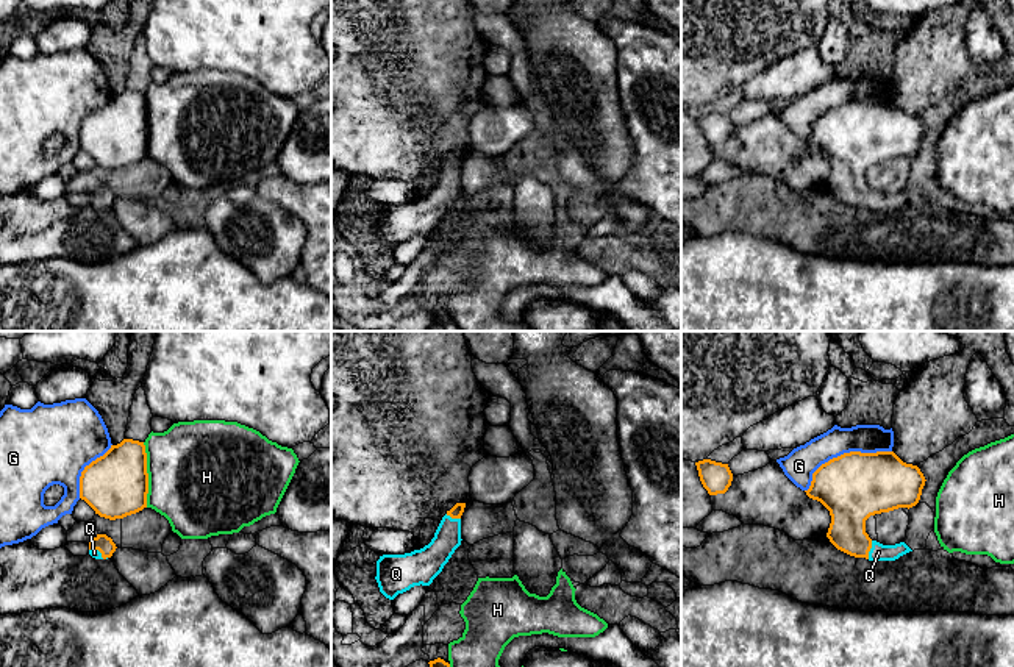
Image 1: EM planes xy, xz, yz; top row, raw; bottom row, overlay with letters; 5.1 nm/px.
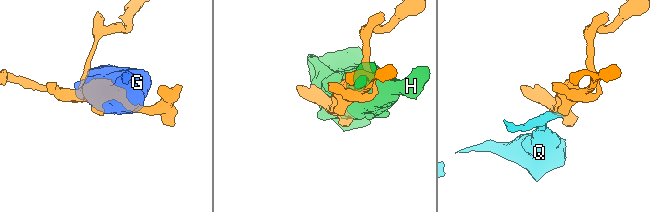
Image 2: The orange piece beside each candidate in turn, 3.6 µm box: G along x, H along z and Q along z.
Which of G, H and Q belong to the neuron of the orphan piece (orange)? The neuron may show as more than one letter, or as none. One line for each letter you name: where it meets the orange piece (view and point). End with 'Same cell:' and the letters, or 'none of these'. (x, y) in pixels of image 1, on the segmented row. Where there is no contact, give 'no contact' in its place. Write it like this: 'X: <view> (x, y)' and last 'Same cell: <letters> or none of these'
Q: yz (869, 550)
Same cell: Q

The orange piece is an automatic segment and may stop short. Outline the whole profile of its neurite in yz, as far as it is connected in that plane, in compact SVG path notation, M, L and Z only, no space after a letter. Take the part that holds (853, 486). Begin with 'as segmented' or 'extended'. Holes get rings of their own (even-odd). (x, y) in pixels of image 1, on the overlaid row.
extended | M850 451L822 464L812 473L811 486L805 492L830 511L831 523L827 537L837 550L869 561L895 561L912 550L905 542L883 545L872 540L866 533L866 520L875 514L916 506L925 481L917 465L903 462L894 451Z

